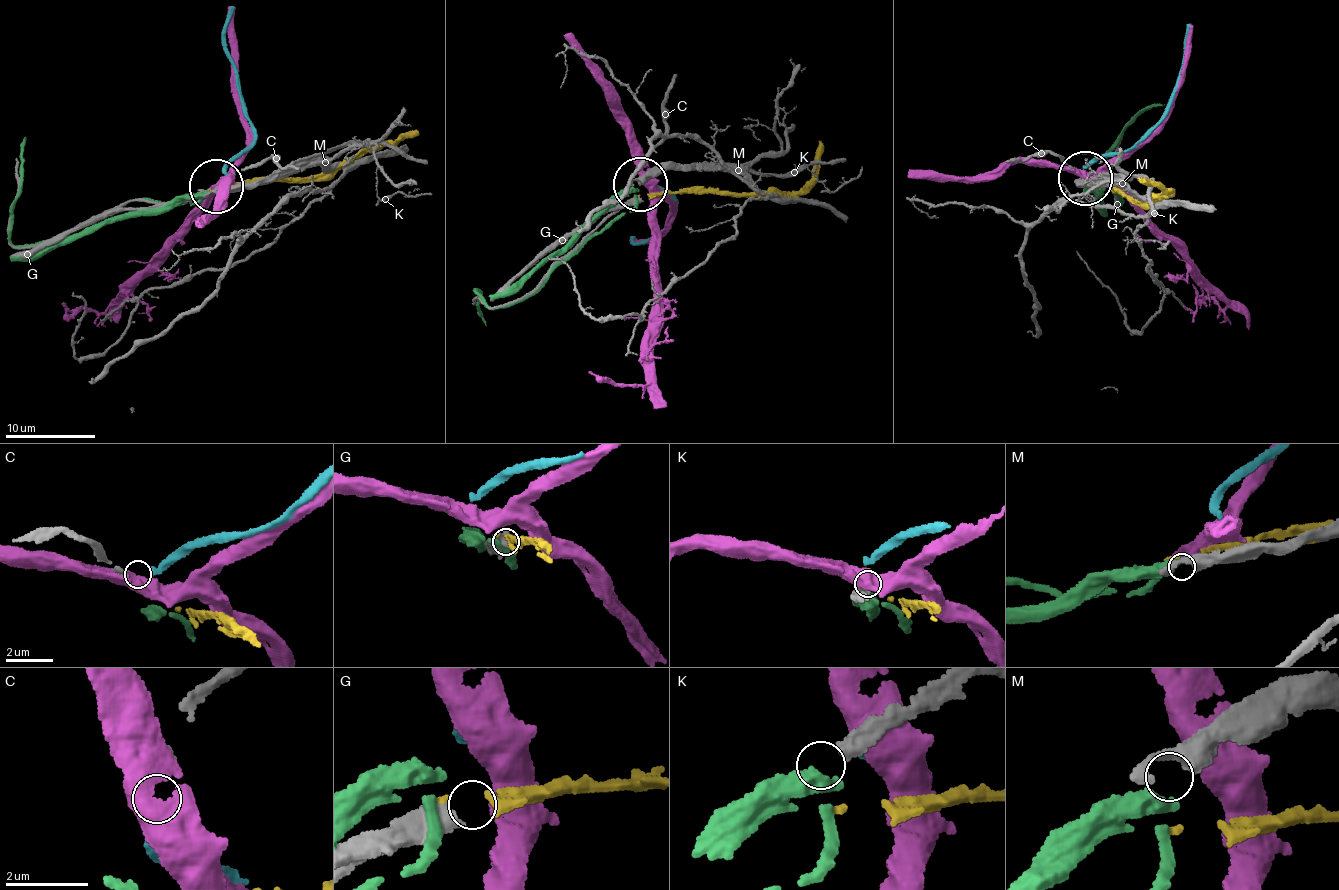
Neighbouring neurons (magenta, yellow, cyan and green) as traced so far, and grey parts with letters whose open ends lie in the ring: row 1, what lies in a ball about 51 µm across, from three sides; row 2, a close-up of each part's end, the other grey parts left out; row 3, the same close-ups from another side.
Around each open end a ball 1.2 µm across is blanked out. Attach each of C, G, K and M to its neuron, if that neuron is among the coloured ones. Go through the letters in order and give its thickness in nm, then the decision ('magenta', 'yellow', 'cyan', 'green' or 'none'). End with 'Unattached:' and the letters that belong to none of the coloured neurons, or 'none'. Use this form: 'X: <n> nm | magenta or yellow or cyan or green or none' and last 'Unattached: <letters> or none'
C: 240 nm | cyan
G: 400 nm | yellow
K: 320 nm | none
M: 480 nm | green
Unattached: K

